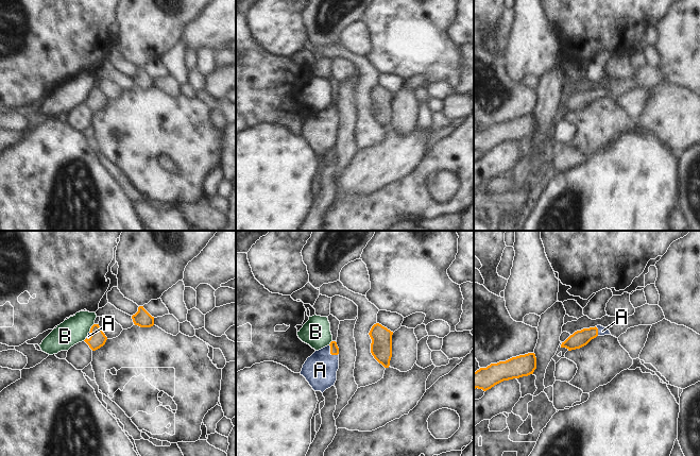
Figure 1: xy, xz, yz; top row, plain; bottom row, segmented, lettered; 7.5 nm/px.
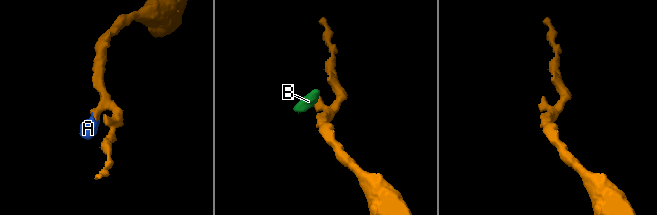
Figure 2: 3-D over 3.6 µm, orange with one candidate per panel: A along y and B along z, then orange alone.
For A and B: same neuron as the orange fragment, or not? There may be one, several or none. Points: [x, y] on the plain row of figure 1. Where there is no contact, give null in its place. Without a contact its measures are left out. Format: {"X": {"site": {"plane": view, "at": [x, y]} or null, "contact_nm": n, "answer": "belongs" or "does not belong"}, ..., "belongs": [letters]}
{"A": {"site": {"plane": "xz", "at": [330, 114]}, "contact_nm": 110, "answer": "belongs"}, "B": {"site": {"plane": "xy", "at": [91, 89]}, "contact_nm": 80, "answer": "does not belong"}, "belongs": ["A"]}

